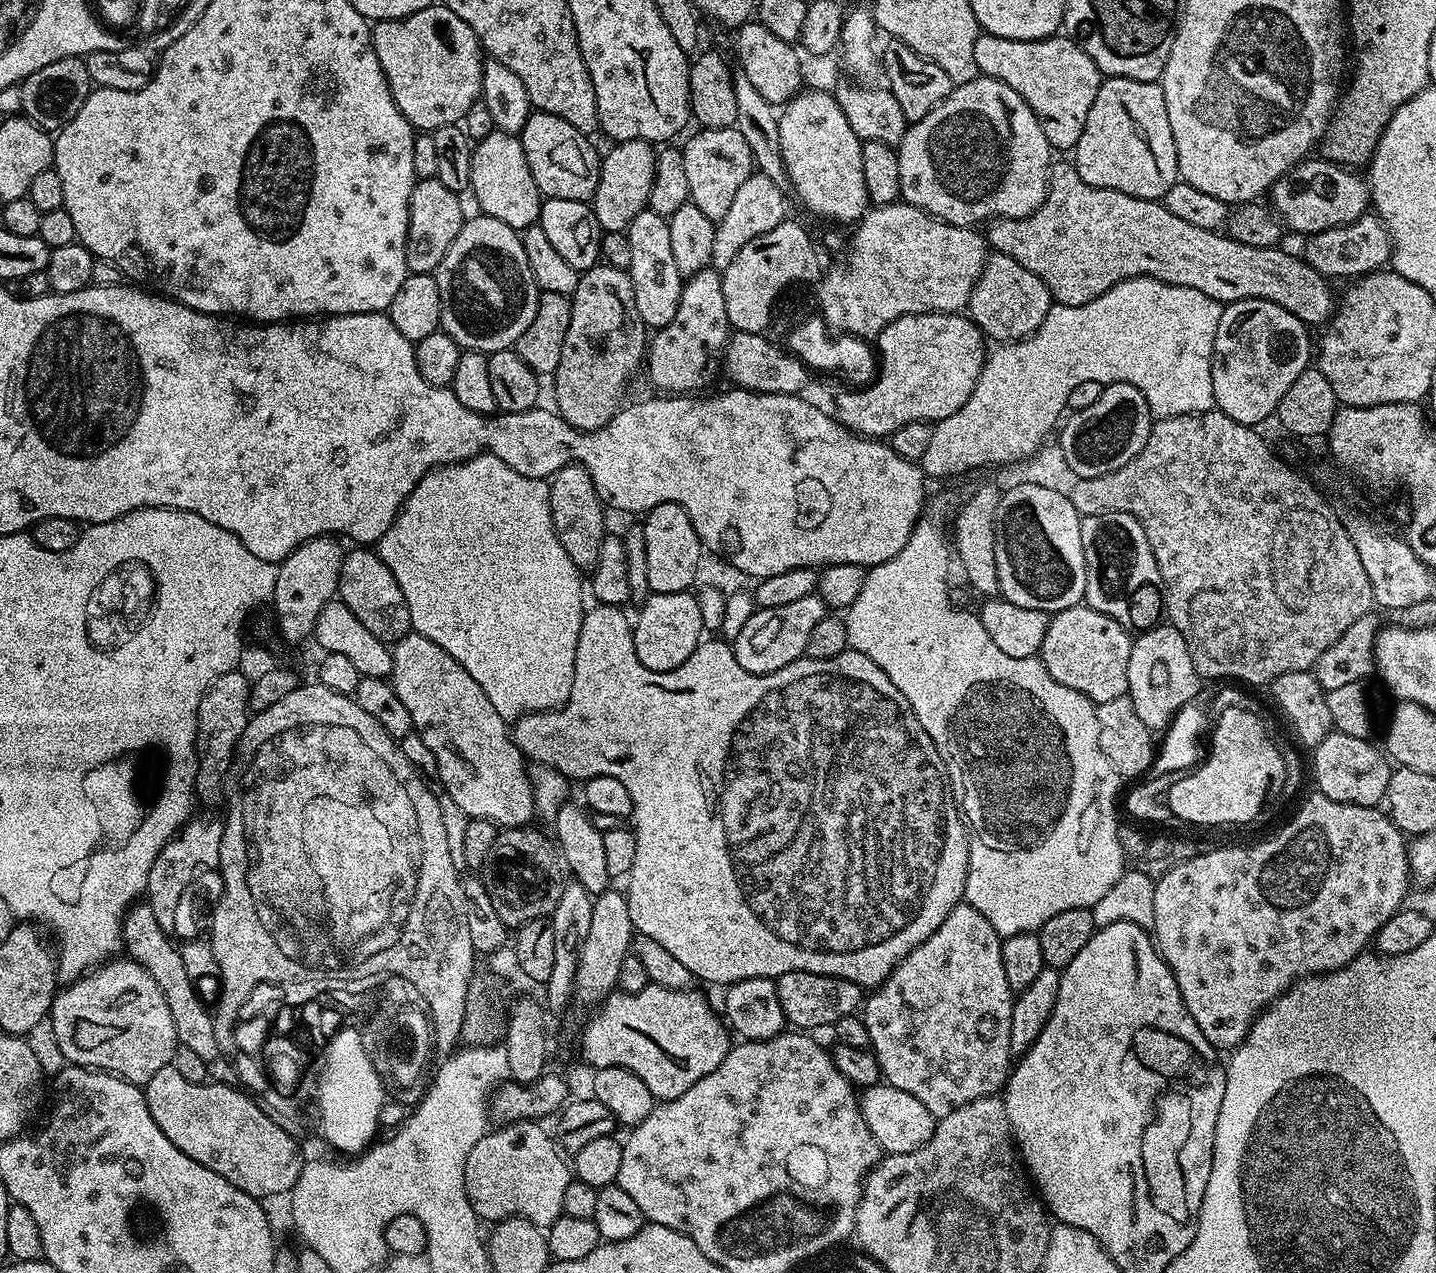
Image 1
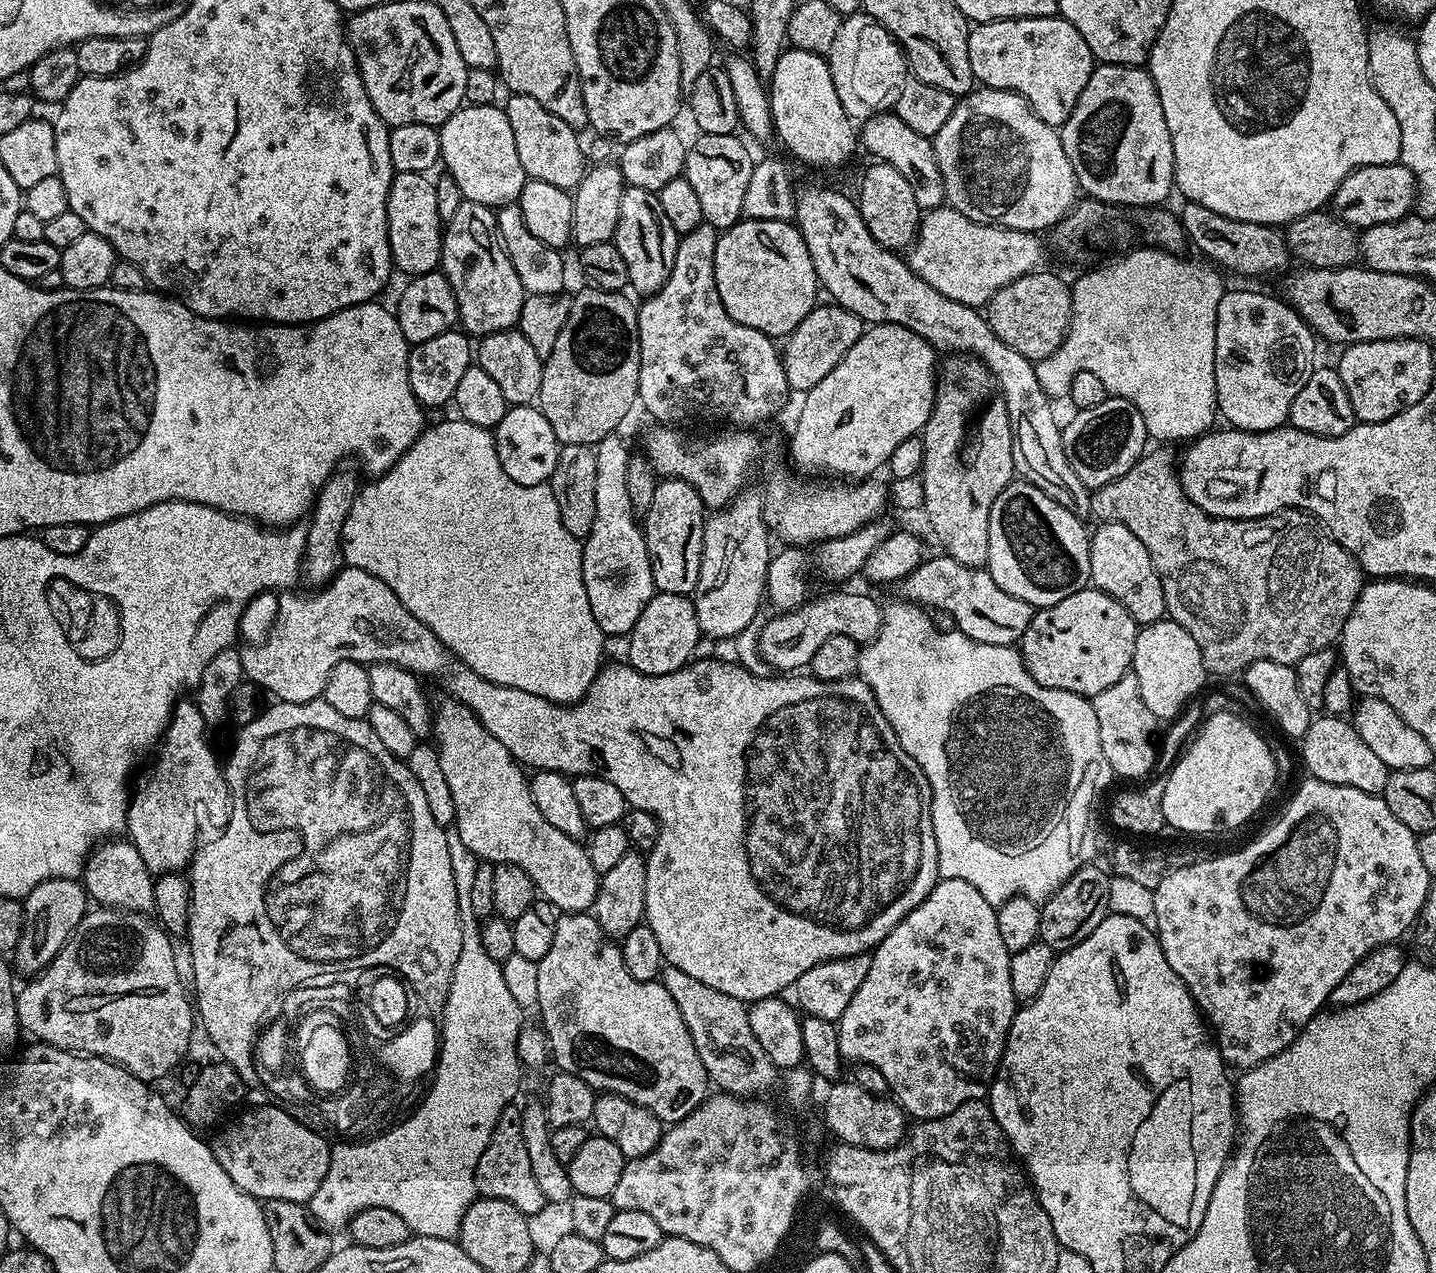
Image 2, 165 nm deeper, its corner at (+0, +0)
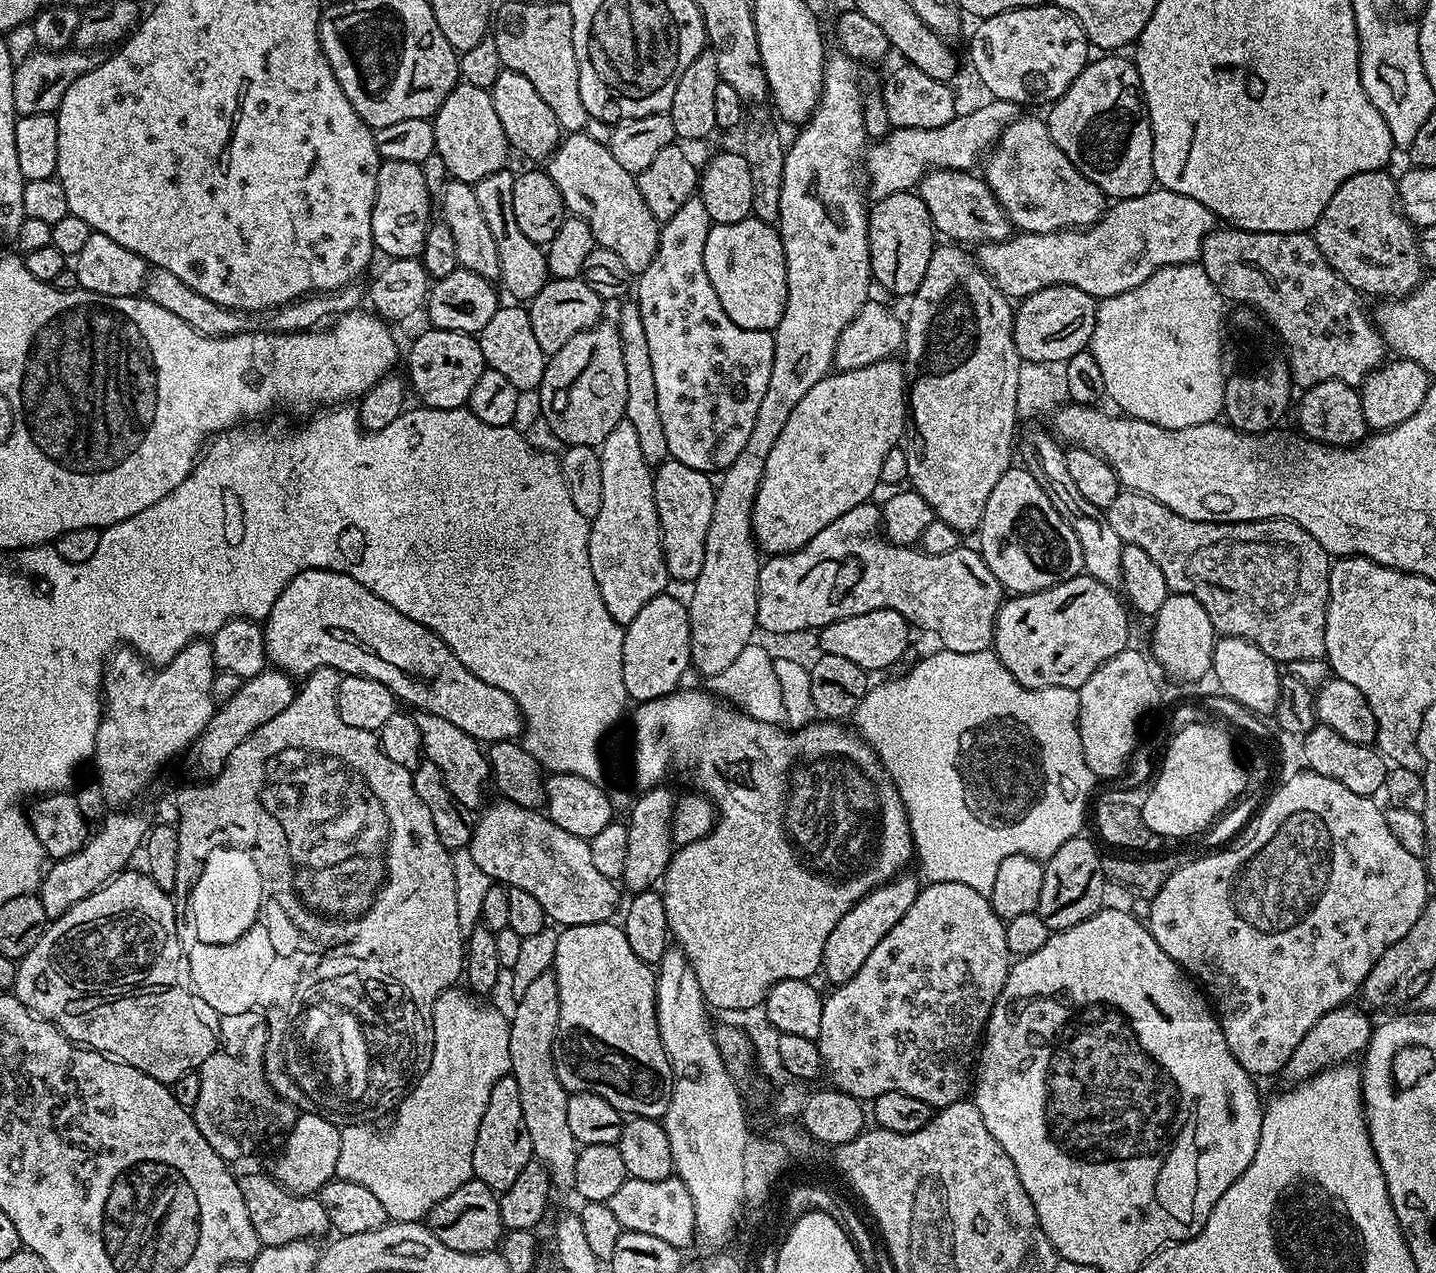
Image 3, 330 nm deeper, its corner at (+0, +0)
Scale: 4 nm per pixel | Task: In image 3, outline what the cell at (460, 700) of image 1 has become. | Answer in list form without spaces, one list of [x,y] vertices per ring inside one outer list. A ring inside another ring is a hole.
[[[503,798],[497,801],[497,804],[489,803],[479,813],[480,820],[478,816],[472,830],[470,851],[479,868],[497,884],[526,890],[526,894],[530,894],[542,906],[545,917],[549,921],[557,920],[552,921],[557,925],[603,924],[611,921],[615,917],[612,915],[616,912],[616,903],[620,900],[616,893],[617,885],[595,868],[588,841],[574,834],[566,834],[566,830],[562,830],[562,826],[554,826],[543,811],[523,808]]]

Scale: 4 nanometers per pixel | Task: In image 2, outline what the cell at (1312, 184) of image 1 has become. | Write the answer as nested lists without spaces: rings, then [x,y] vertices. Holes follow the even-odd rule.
[[[1399,162],[1386,166],[1362,166],[1340,183],[1330,204],[1335,215],[1351,228],[1363,230],[1370,226],[1382,226],[1386,222],[1404,219],[1417,207],[1416,179],[1412,171]]]

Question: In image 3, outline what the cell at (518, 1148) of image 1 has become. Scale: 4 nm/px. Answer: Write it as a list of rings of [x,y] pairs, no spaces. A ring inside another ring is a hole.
[[[509,1074],[494,1082],[494,1090],[490,1090],[490,1102],[486,1102],[486,1114],[482,1114],[478,1138],[474,1138],[472,1175],[475,1179],[486,1182],[486,1186],[499,1194],[514,1183],[514,1178],[518,1178],[518,1174],[526,1170],[532,1159],[530,1130],[526,1130],[526,1118],[522,1118],[522,1098],[518,1098],[518,1082],[514,1082]]]

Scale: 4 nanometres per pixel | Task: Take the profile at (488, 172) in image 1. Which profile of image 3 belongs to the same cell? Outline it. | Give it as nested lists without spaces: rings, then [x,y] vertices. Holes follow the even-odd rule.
[[[460,82],[446,94],[446,102],[436,112],[432,120],[435,155],[440,156],[444,168],[451,179],[476,185],[482,178],[494,174],[509,163],[510,149],[508,139],[498,122],[498,113],[494,111],[492,93],[487,88],[470,86]]]

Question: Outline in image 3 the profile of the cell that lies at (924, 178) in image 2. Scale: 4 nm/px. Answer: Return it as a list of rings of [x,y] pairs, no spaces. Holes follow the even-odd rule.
[[[938,168],[920,179],[918,195],[922,202],[926,202],[926,210],[930,210],[933,228],[949,241],[959,242],[964,246],[979,246],[1006,240],[1013,235],[1014,225],[983,175],[973,174],[971,171],[951,172],[948,168]]]

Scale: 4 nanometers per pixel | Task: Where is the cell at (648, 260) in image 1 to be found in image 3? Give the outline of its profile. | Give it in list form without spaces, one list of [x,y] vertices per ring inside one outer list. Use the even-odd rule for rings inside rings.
[[[585,131],[565,135],[548,157],[546,171],[562,194],[565,209],[588,223],[599,247],[614,250],[634,274],[650,266],[658,250],[661,221],[650,214],[650,206],[646,206],[636,185],[636,176],[622,170],[607,144],[599,144]]]

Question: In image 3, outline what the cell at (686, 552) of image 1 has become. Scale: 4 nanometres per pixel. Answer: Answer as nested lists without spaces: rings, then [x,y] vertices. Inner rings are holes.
[[[669,458],[655,469],[652,481],[666,570],[673,581],[694,582],[698,574],[702,574],[702,562],[706,558],[706,530],[710,530],[710,518],[714,518],[716,489],[713,477]]]

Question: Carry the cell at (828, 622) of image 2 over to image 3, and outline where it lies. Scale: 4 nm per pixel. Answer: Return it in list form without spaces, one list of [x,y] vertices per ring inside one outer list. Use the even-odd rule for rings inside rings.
[[[870,610],[866,614],[854,614],[845,620],[836,620],[825,628],[819,629],[820,649],[823,655],[838,654],[838,658],[846,658],[854,662],[854,666],[862,666],[869,674],[880,672],[883,668],[892,668],[904,656],[908,648],[908,631],[910,625],[898,610]]]

